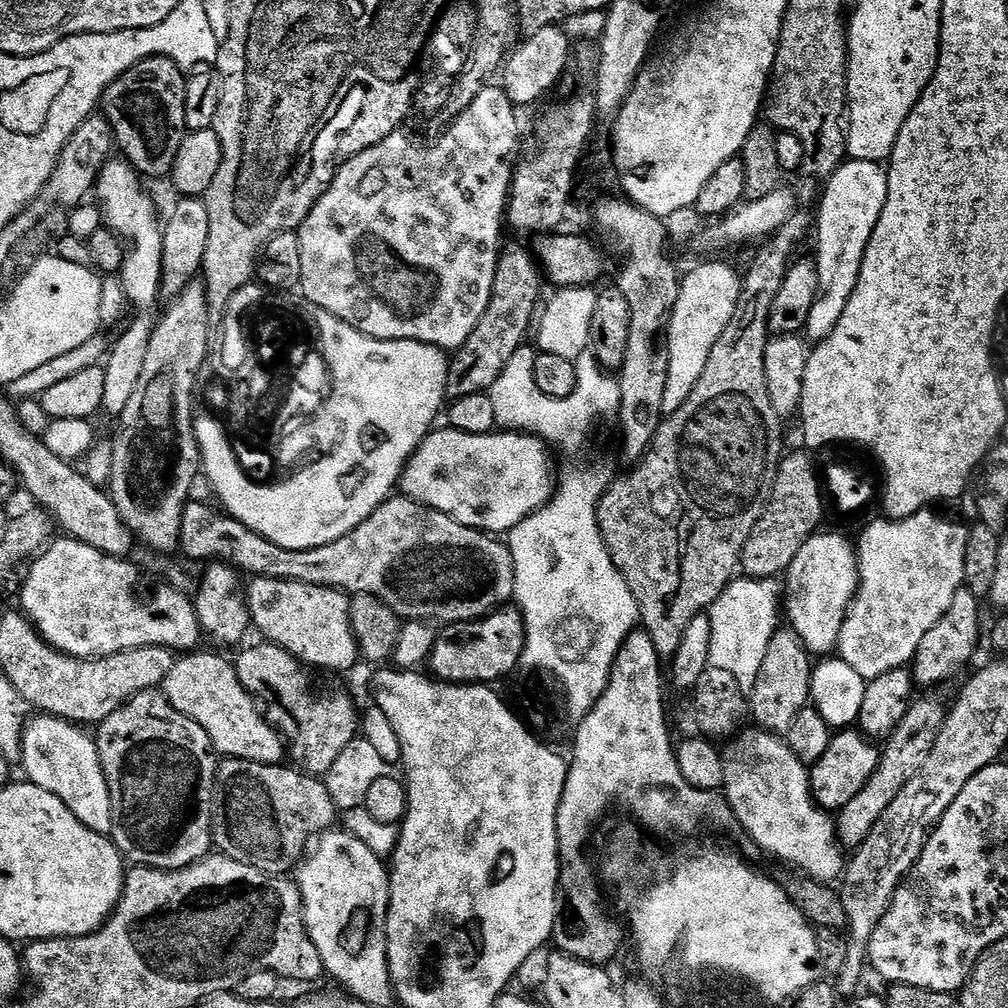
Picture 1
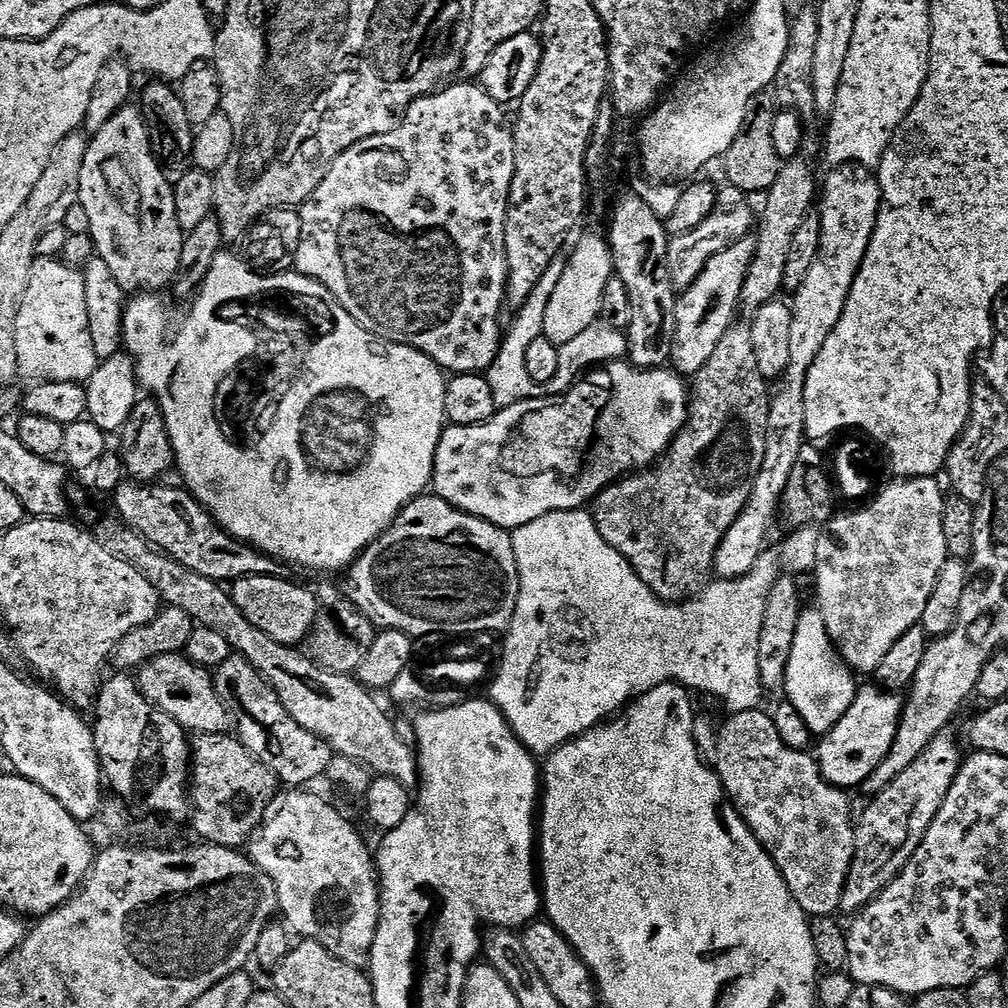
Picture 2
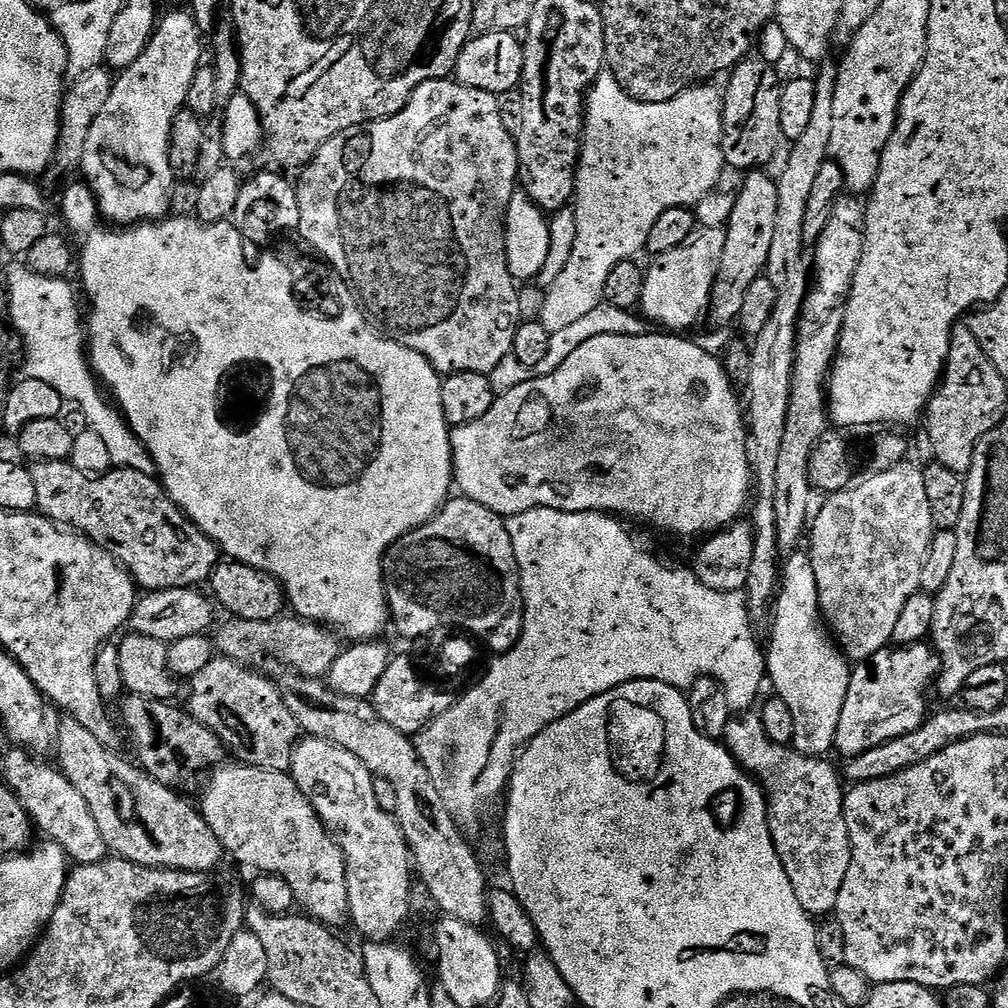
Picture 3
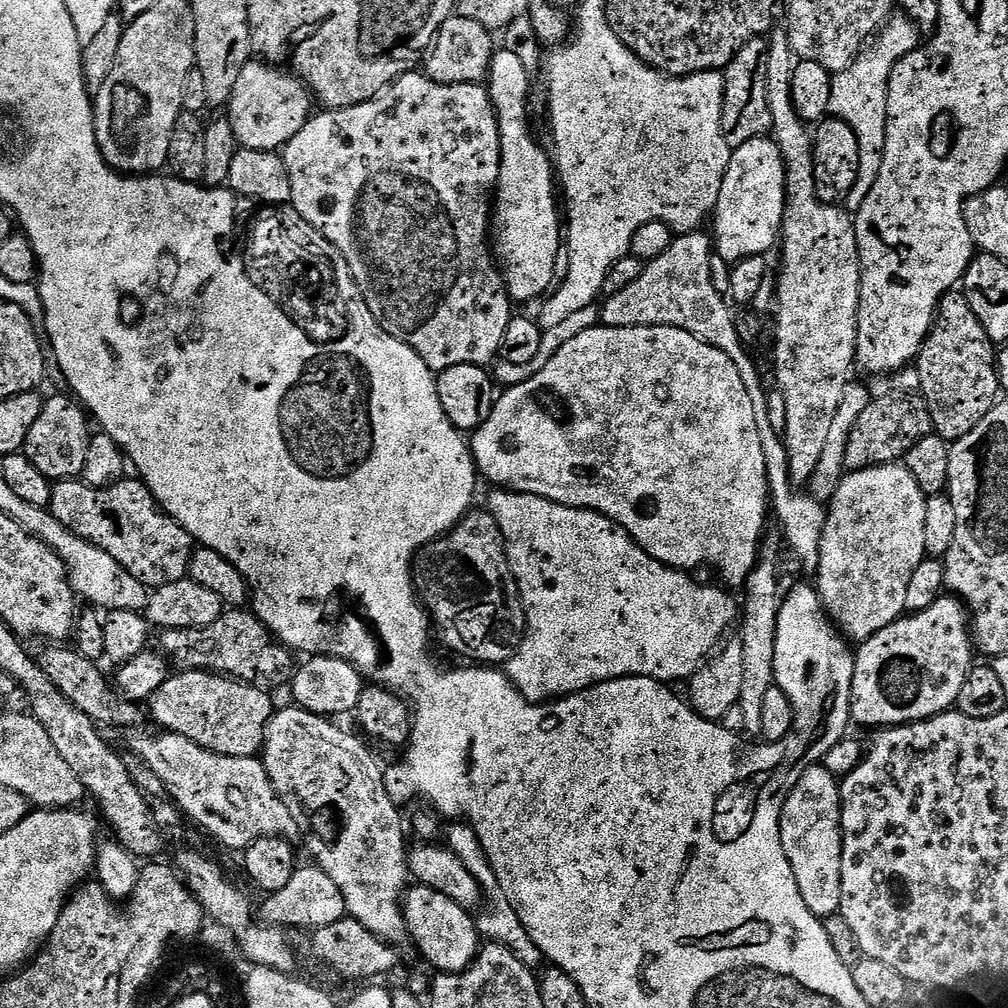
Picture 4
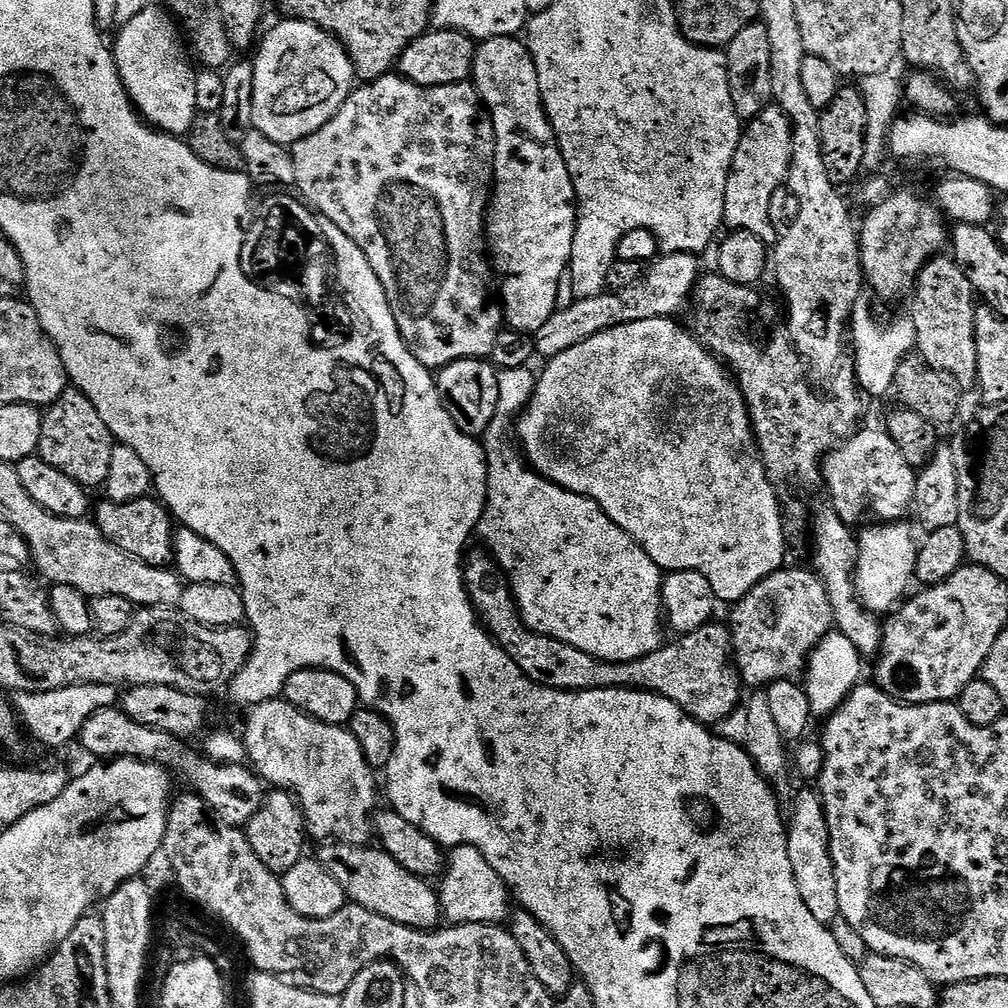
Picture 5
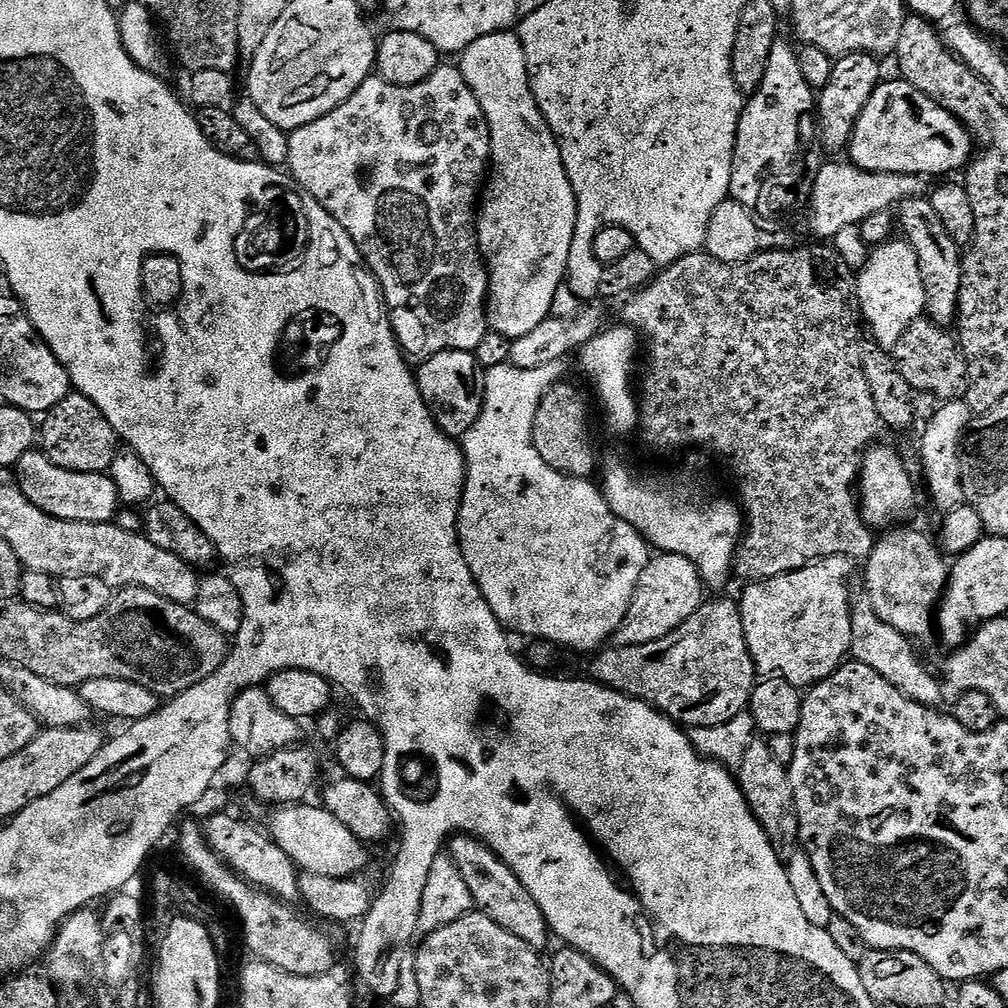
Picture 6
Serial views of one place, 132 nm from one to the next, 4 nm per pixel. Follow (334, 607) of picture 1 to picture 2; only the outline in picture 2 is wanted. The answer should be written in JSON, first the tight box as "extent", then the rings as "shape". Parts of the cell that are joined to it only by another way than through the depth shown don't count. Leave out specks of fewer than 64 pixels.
{"extent":[231,576,322,646],"shape":[[[243,576],[231,585],[232,601],[258,630],[270,634],[274,642],[282,642],[289,646],[300,646],[312,634],[316,625],[316,617],[321,615],[322,608],[316,596],[308,588],[300,584],[291,584],[288,578],[279,576]]]}

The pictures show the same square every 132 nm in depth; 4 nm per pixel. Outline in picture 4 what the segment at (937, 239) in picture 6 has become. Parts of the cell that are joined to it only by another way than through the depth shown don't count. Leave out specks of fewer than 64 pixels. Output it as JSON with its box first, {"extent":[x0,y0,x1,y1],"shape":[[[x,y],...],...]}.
{"extent":[918,291,1002,442],"shape":[[[963,291],[946,293],[940,300],[936,320],[918,357],[919,391],[928,403],[935,435],[955,442],[970,434],[970,430],[974,430],[974,426],[978,426],[978,422],[990,414],[1002,396],[996,369],[997,359],[997,349],[986,330],[982,330],[982,322],[978,322],[974,310],[970,310],[970,302],[964,297]]]}

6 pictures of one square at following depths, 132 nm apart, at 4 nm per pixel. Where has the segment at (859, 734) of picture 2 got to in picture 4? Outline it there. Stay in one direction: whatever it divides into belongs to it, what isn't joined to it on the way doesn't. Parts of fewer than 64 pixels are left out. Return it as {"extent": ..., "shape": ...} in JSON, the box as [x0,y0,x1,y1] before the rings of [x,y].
{"extent":[852,594,974,730],"shape":[[[941,594],[926,610],[905,615],[855,649],[852,720],[865,724],[868,730],[879,730],[911,724],[913,720],[928,720],[939,712],[949,711],[957,703],[959,691],[974,667],[972,652],[974,641],[964,601],[952,594]]]}

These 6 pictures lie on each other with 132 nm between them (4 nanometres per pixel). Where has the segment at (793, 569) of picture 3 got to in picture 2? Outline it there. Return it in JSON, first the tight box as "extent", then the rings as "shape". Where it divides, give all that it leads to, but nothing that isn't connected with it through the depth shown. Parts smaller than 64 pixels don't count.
{"extent":[784,607,858,734],"shape":[[[805,607],[800,613],[798,634],[794,636],[794,650],[790,652],[784,682],[787,691],[800,695],[798,707],[802,718],[806,718],[806,726],[810,726],[814,734],[823,734],[843,718],[846,710],[850,710],[858,691],[858,683],[852,669],[836,651],[819,607],[811,607]]]}

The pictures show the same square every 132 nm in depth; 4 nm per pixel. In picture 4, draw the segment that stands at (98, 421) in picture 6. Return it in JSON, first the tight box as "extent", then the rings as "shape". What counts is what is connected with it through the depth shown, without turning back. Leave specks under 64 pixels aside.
{"extent":[23,396,94,480],"shape":[[[48,396],[42,406],[42,414],[30,426],[30,434],[26,434],[23,453],[38,470],[49,480],[74,480],[84,475],[86,453],[90,451],[90,442],[94,435],[93,429],[88,429],[90,416],[79,400],[68,396]]]}

